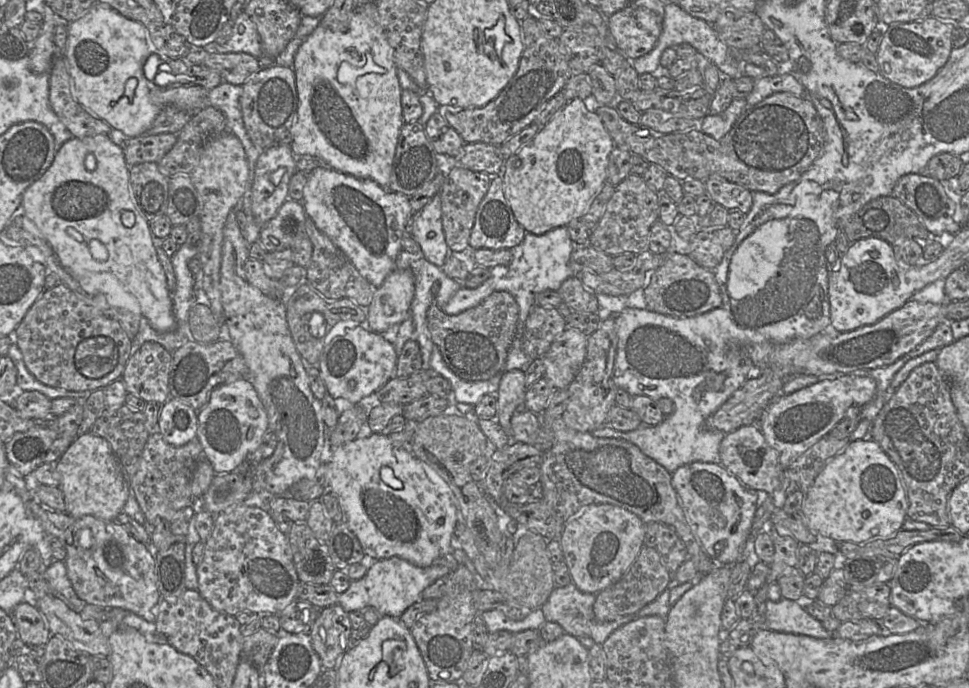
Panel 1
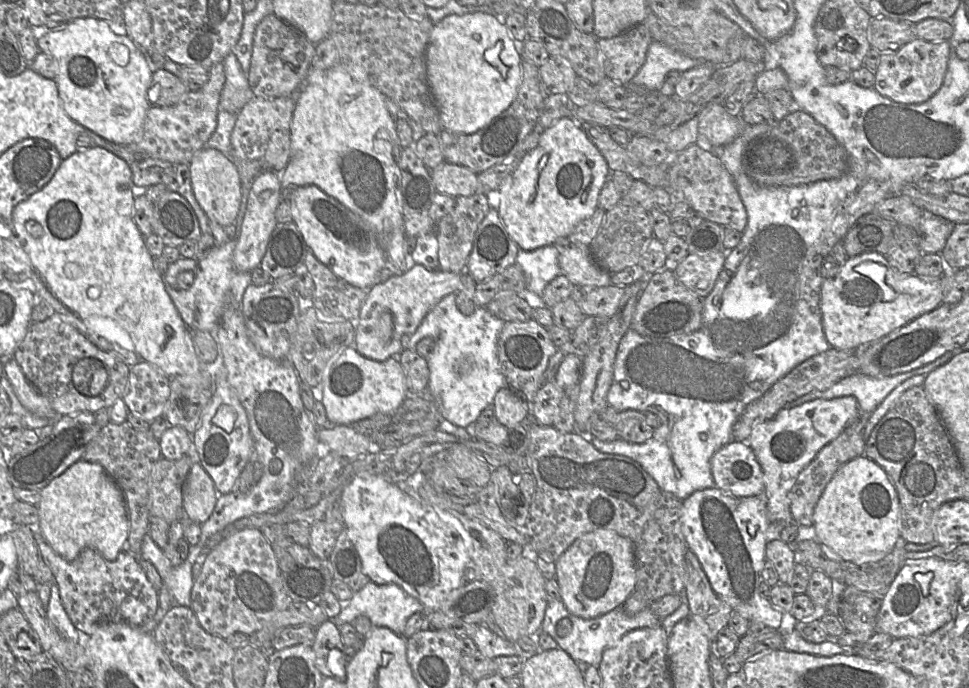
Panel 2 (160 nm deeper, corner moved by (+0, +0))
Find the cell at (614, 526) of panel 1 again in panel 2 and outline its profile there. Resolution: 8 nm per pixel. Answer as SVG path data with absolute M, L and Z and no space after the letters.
M598 529L577 538L557 559L555 579L567 611L593 619L621 606L636 583L635 543L613 530Z

